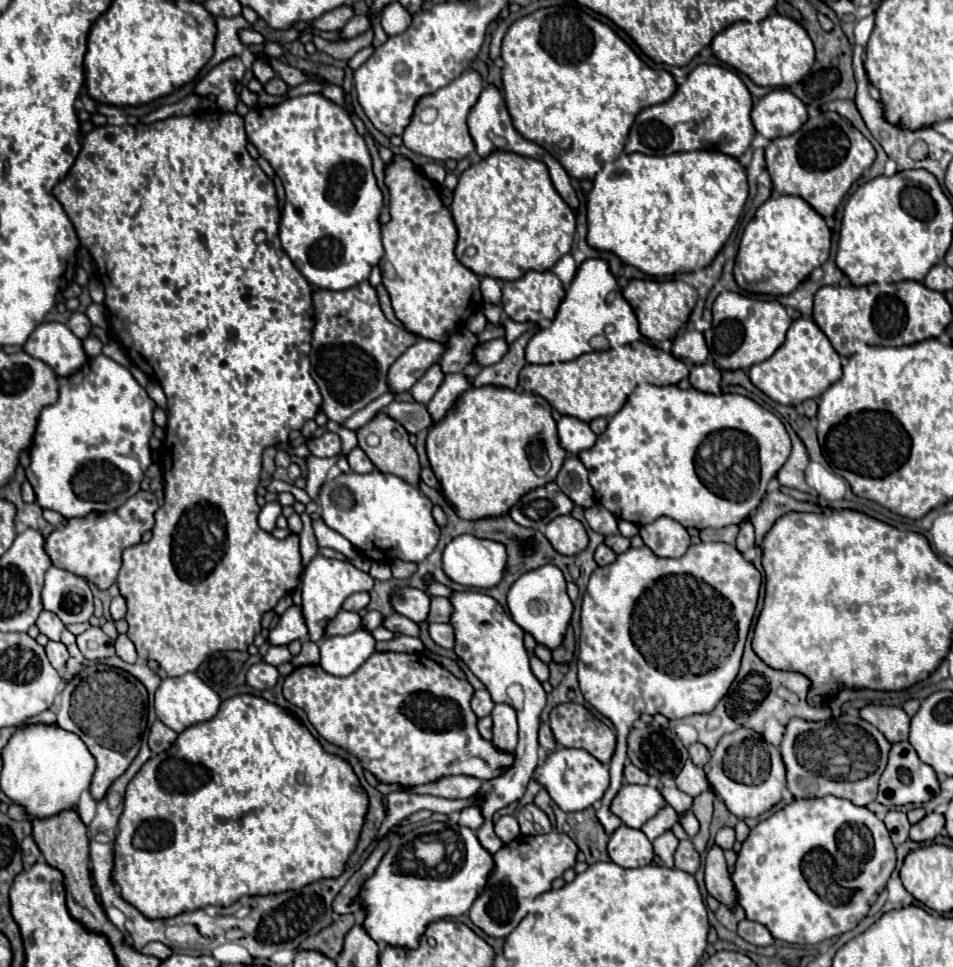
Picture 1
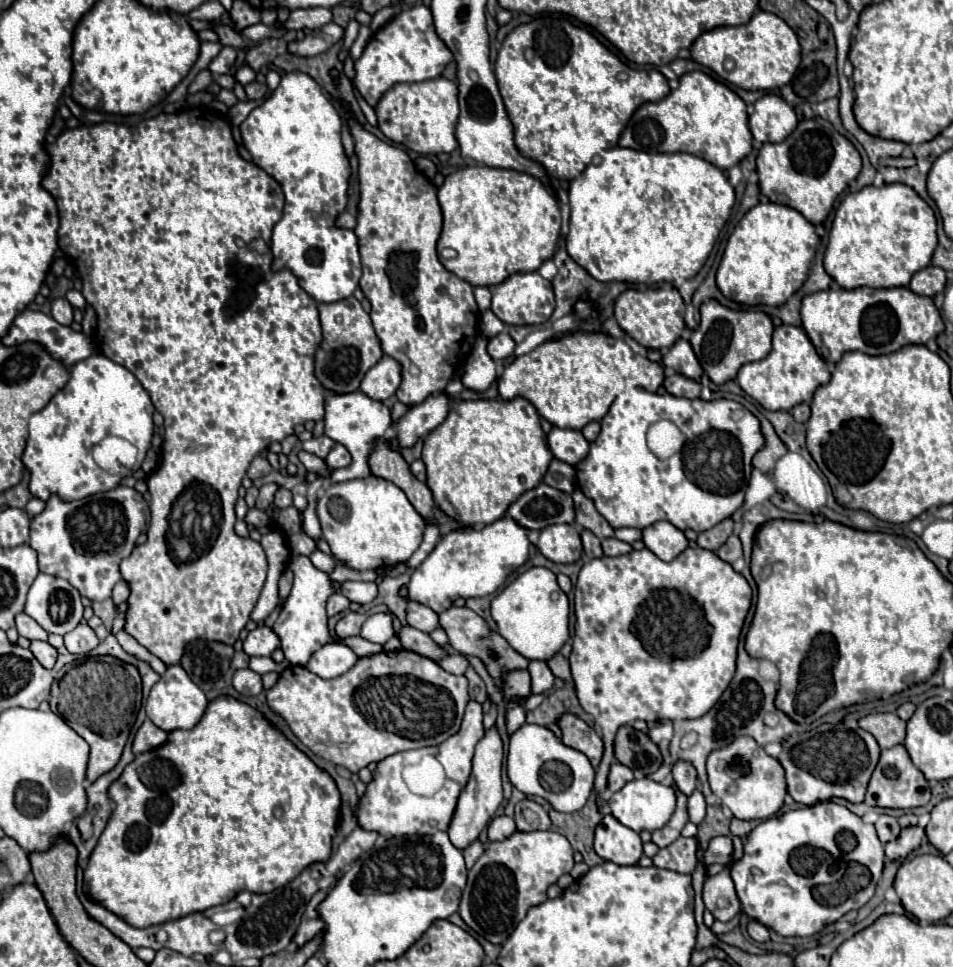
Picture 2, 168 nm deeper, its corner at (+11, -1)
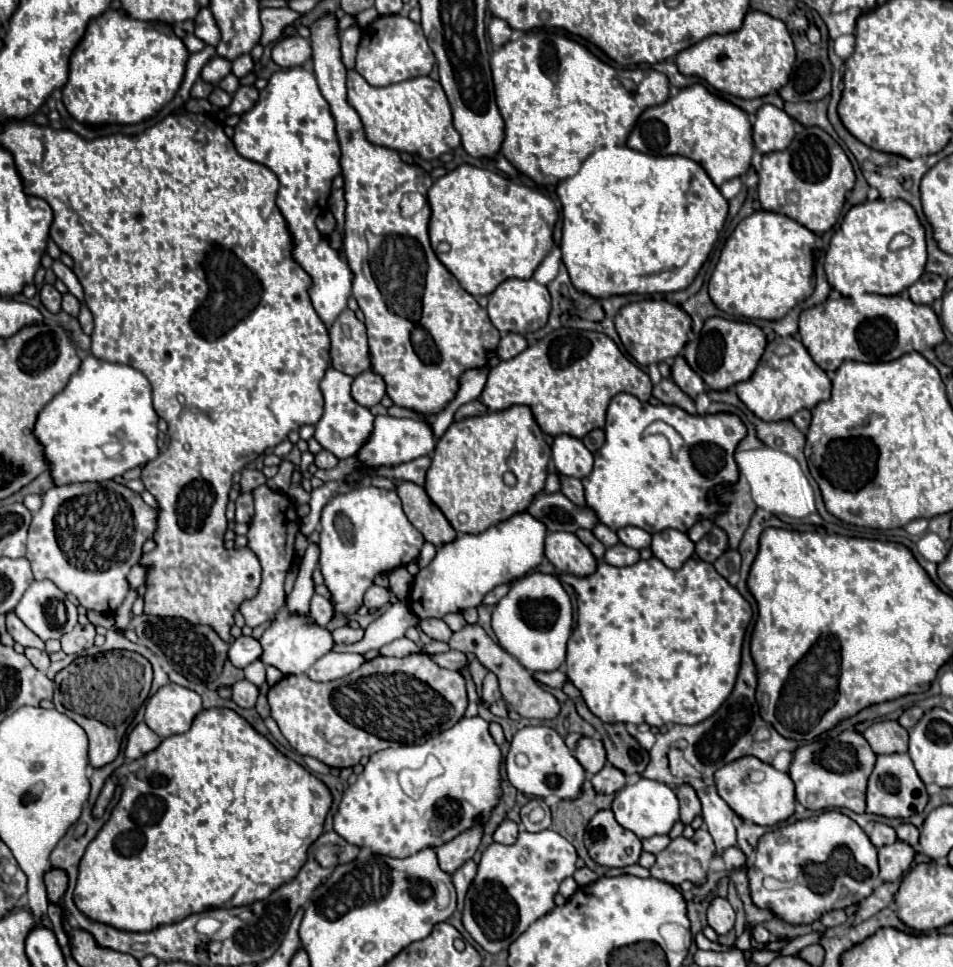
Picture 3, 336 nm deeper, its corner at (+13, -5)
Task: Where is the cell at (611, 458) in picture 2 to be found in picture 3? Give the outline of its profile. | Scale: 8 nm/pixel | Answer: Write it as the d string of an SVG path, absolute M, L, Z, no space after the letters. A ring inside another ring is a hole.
M619 393L611 399L607 411L607 439L595 453L591 475L583 479L585 501L595 509L599 521L613 531L627 525L641 527L649 533L659 533L663 529L689 531L697 519L713 517L713 511L721 511L715 501L707 499L707 493L719 483L727 485L737 481L739 471L733 453L745 433L743 421L731 413L699 417L683 413L683 409L673 405L649 405L635 395ZM653 421L669 421L691 447L673 459L667 439L657 439L657 435L643 437L645 427ZM693 447L699 447L699 467L693 467L693 457L689 455Z

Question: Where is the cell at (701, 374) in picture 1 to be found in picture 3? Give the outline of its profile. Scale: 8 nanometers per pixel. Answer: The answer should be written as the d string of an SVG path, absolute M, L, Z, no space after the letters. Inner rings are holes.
M661 379L659 385L653 387L653 397L659 399L663 405L675 405L683 411L695 415L695 403L691 397L687 397L671 379Z

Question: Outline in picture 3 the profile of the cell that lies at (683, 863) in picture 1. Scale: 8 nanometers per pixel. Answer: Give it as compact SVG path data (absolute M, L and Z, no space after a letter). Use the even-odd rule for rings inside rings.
M705 827L697 829L693 839L677 837L669 843L663 853L657 855L651 867L651 877L665 883L691 881L693 885L703 885L707 881L709 861L715 857L715 845Z

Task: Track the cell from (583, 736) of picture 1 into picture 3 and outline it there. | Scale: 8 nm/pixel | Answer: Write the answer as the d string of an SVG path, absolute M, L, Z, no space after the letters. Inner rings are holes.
M583 737L579 741L579 747L575 749L575 757L587 773L595 775L605 765L605 747L601 741L595 741L591 737Z

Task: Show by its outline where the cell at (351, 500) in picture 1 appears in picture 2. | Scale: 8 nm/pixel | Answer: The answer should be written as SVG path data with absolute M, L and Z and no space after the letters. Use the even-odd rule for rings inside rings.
M375 475L331 483L317 501L317 517L335 559L359 571L407 563L419 549L425 531L425 519L409 503L405 493L391 481Z

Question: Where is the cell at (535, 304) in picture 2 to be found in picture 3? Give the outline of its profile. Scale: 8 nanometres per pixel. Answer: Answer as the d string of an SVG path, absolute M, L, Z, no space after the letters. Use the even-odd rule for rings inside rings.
M507 279L503 281L489 297L487 305L491 323L503 333L529 333L545 327L549 311L551 311L551 297L545 285L537 283L535 279Z

